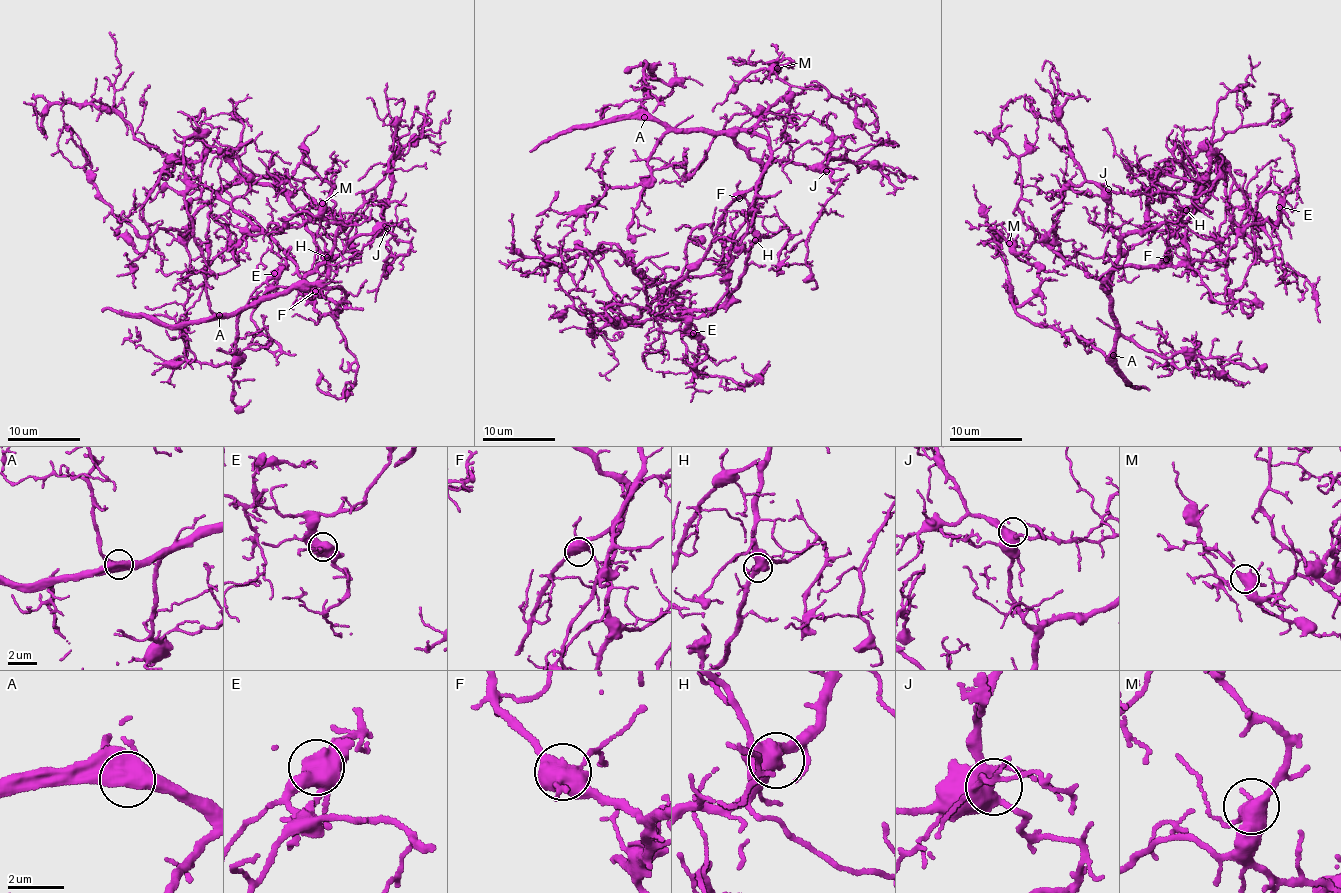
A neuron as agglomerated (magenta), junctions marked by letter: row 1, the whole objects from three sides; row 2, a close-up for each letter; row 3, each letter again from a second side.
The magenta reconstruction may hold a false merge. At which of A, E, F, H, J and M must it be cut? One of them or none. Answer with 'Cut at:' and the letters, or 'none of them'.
Cut at: none of them

